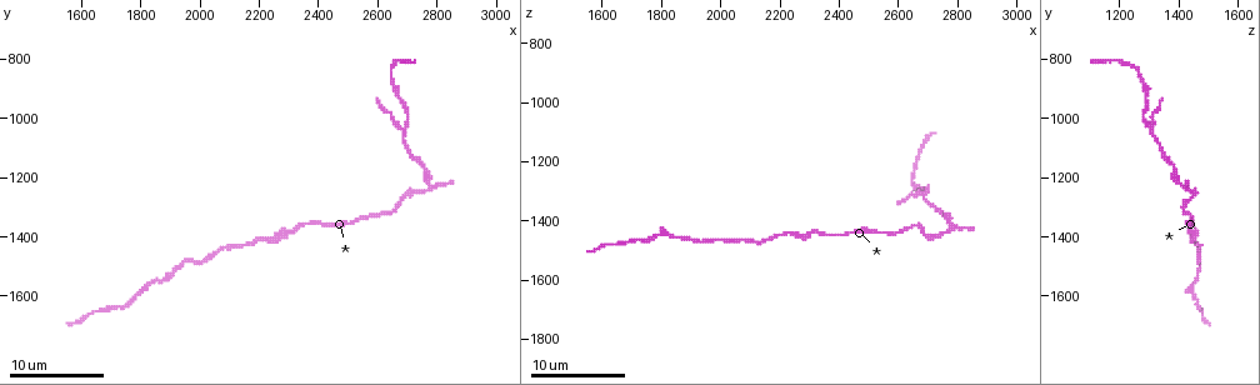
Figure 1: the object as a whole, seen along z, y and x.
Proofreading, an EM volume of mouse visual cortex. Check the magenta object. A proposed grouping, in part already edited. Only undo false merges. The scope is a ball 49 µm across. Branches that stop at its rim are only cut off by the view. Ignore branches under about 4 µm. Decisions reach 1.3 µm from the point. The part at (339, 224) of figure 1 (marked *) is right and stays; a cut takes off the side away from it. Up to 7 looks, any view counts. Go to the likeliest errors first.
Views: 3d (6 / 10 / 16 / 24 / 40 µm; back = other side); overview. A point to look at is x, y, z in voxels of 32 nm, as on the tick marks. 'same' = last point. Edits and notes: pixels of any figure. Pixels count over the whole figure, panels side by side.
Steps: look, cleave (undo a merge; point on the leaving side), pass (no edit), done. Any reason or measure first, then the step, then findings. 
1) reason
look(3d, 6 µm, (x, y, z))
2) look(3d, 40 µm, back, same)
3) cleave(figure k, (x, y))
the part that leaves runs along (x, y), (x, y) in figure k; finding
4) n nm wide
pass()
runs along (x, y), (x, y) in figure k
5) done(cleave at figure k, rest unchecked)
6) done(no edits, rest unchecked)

a narrow waist
look(3d, 6 µm, (2700, 1000, 1280))

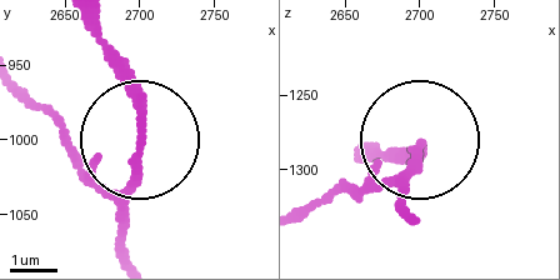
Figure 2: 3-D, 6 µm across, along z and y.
190 nm wide
pass()
one cell here

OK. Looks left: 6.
a narrow waist
look(3d, 10 µm, (2000, 1490, 1470))

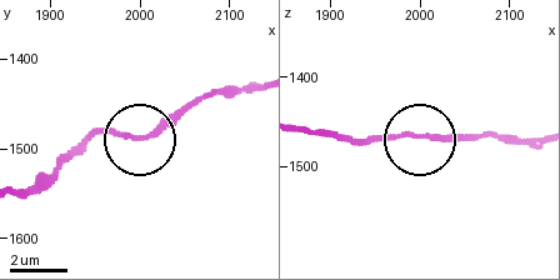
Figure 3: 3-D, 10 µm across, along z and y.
look(3d, 6 µm, (1990, 1490, 1465))

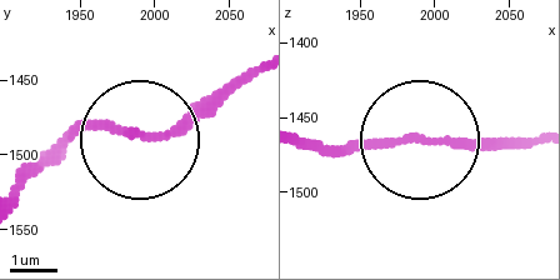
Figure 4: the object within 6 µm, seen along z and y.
pass()
runs along (259, 71), (151, 134), (80, 130), (36, 154) in figure 4; continuous, no second cell

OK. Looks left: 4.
thick turns thin
look(3d, 16 µm, (1820, 1560, 1450))

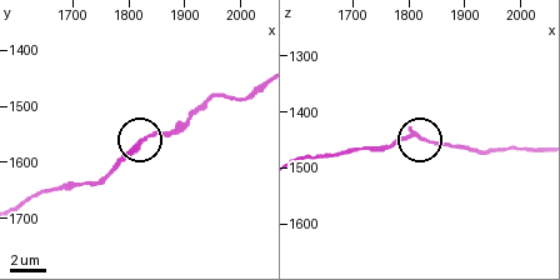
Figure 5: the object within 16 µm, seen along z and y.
pass()
runs along (538, 148), (474, 151), (403, 139), (378, 148) in figure 5; one cell here

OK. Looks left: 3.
done(no edits, rest unchecked)

